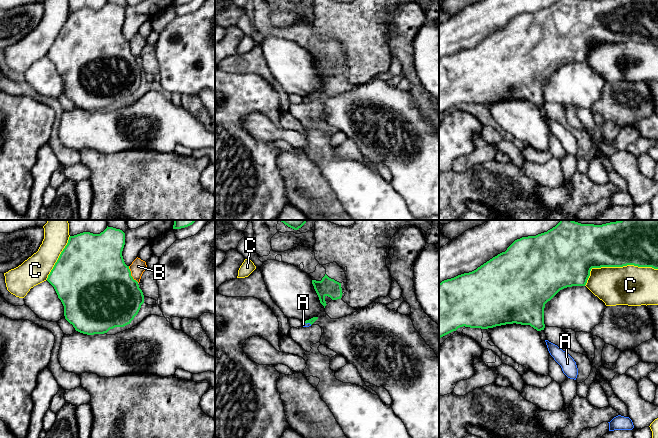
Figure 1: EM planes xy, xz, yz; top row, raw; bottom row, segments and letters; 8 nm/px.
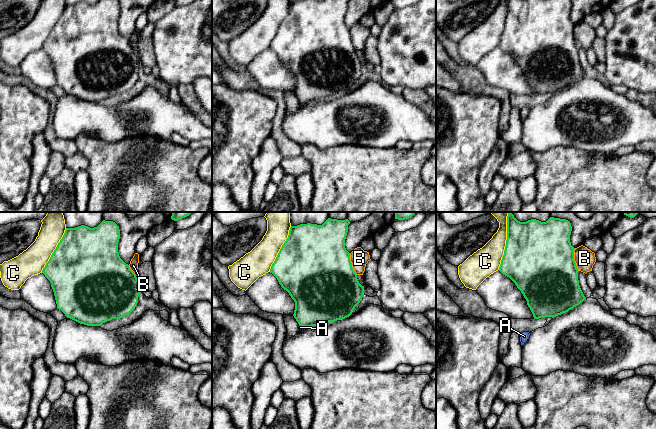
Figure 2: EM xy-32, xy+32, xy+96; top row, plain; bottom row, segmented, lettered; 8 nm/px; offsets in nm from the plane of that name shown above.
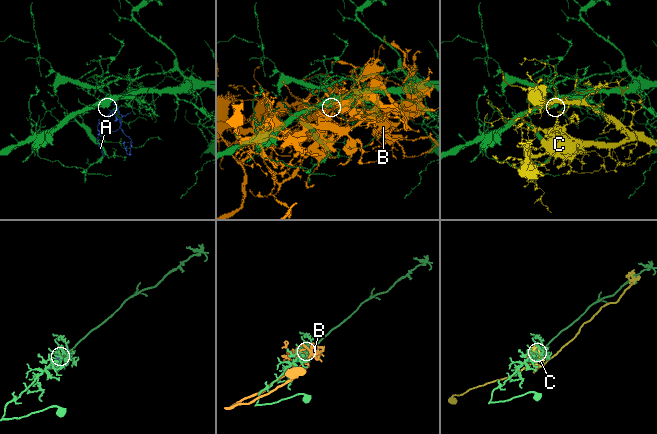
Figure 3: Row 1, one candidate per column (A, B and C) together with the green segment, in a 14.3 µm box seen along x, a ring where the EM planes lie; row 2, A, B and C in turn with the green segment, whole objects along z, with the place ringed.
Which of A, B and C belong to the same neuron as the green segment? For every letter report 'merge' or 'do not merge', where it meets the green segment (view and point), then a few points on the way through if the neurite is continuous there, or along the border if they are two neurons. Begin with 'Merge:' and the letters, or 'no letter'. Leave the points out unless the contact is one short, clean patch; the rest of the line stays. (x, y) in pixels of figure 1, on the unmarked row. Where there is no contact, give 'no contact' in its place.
Merge: A
A: merge | xz (307, 98) | across xz (312, 96), (307, 98), (303, 100)
B: do not merge | xy (130, 51)
C: do not merge | yz (616, 42)

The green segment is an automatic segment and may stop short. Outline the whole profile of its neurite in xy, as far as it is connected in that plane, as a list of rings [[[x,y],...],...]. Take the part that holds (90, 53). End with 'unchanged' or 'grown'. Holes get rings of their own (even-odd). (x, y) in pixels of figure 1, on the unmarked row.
[[[108,3],[100,10],[83,8],[70,12],[67,21],[48,51],[47,57],[54,63],[64,82],[65,95],[76,107],[87,110],[104,110],[115,103],[124,103],[131,99],[144,79],[144,71],[138,58],[131,52],[129,42],[124,38],[122,27],[125,21],[125,9]]]; unchanged

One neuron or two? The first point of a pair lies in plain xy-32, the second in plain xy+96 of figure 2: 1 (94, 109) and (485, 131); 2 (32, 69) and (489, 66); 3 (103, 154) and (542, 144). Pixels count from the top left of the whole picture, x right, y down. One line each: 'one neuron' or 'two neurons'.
1: two neurons
2: one neuron
3: two neurons

